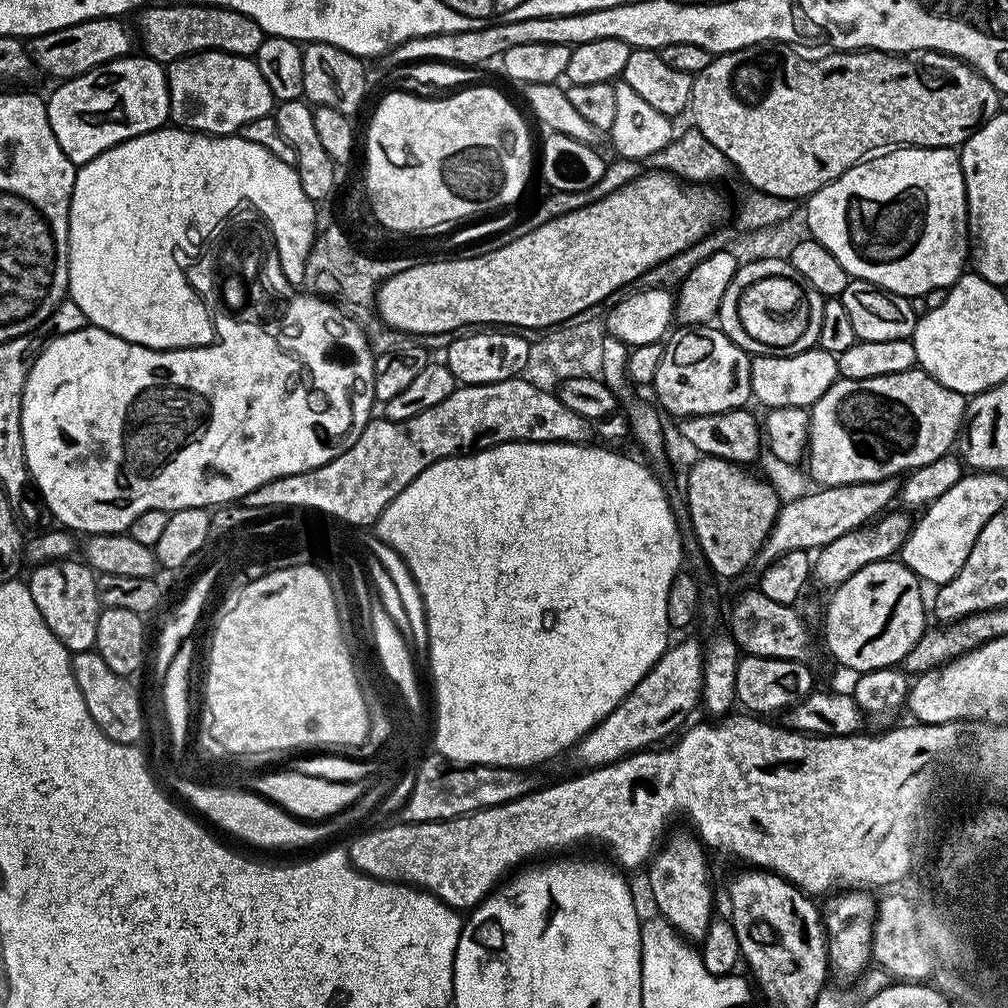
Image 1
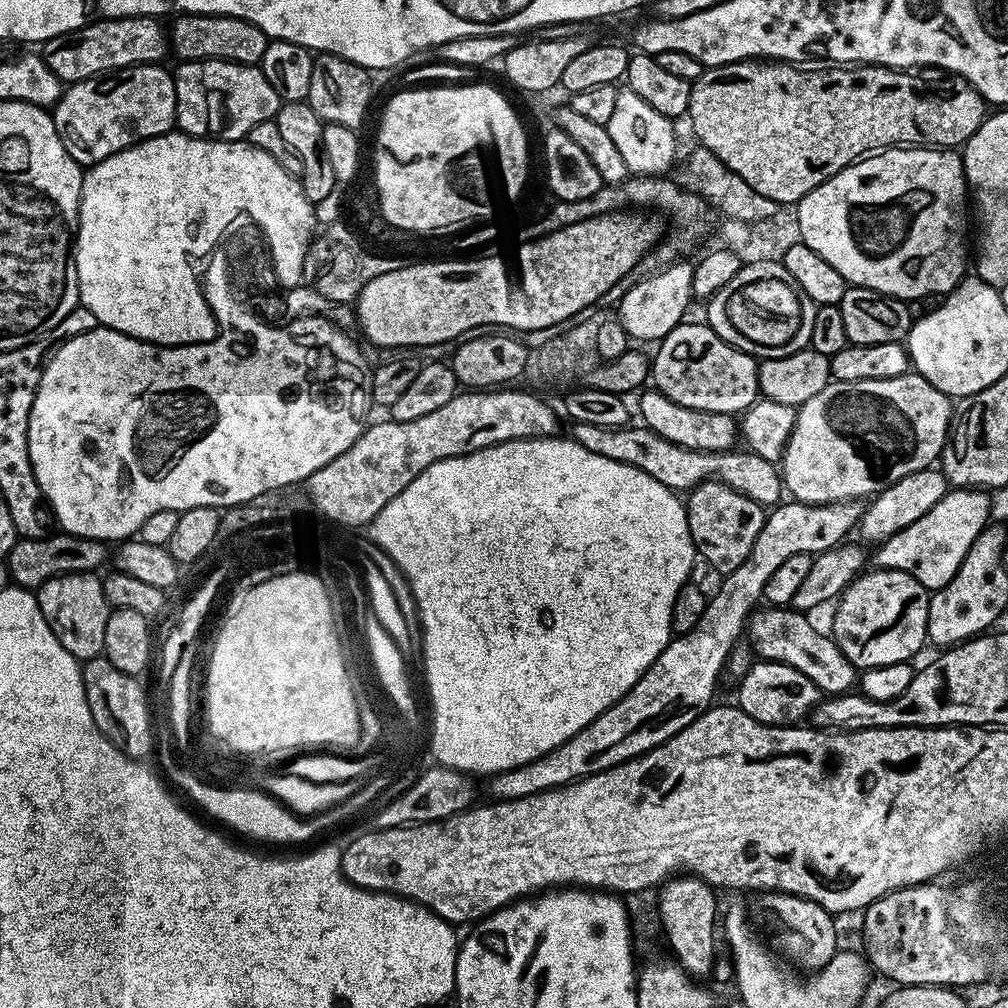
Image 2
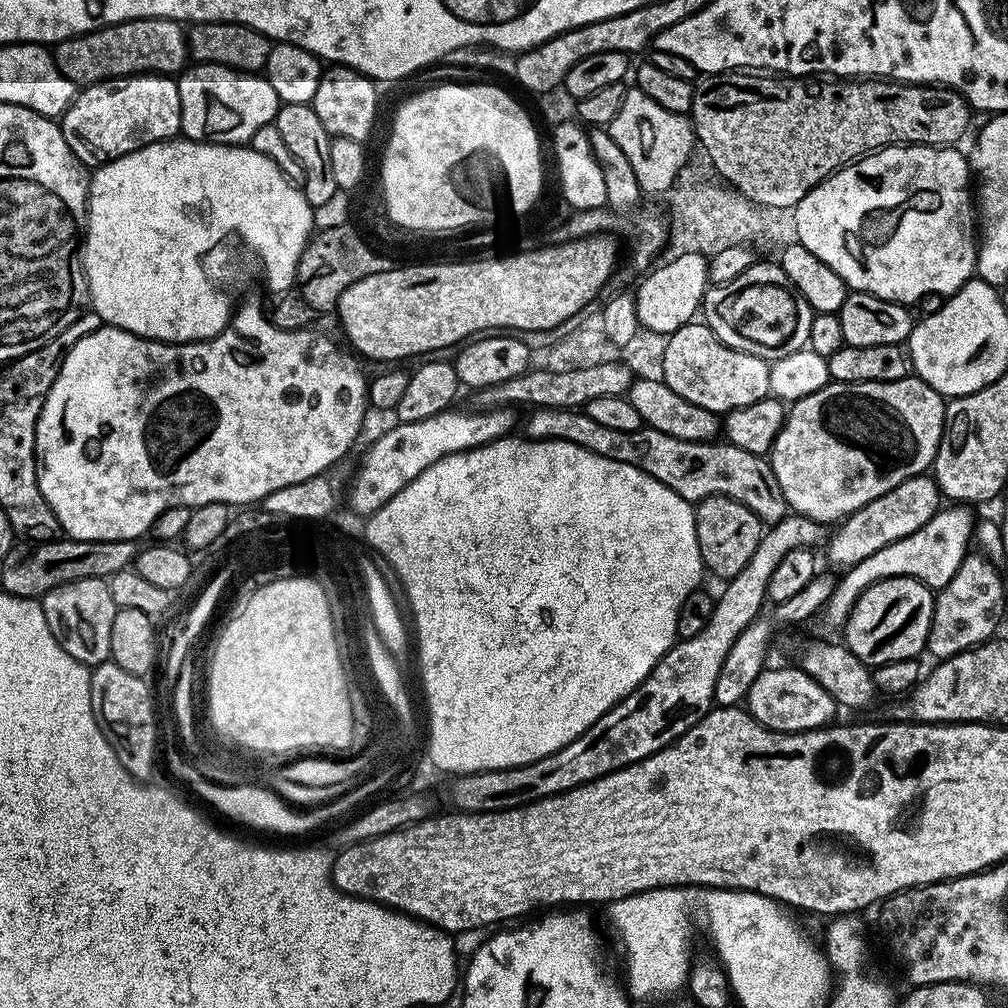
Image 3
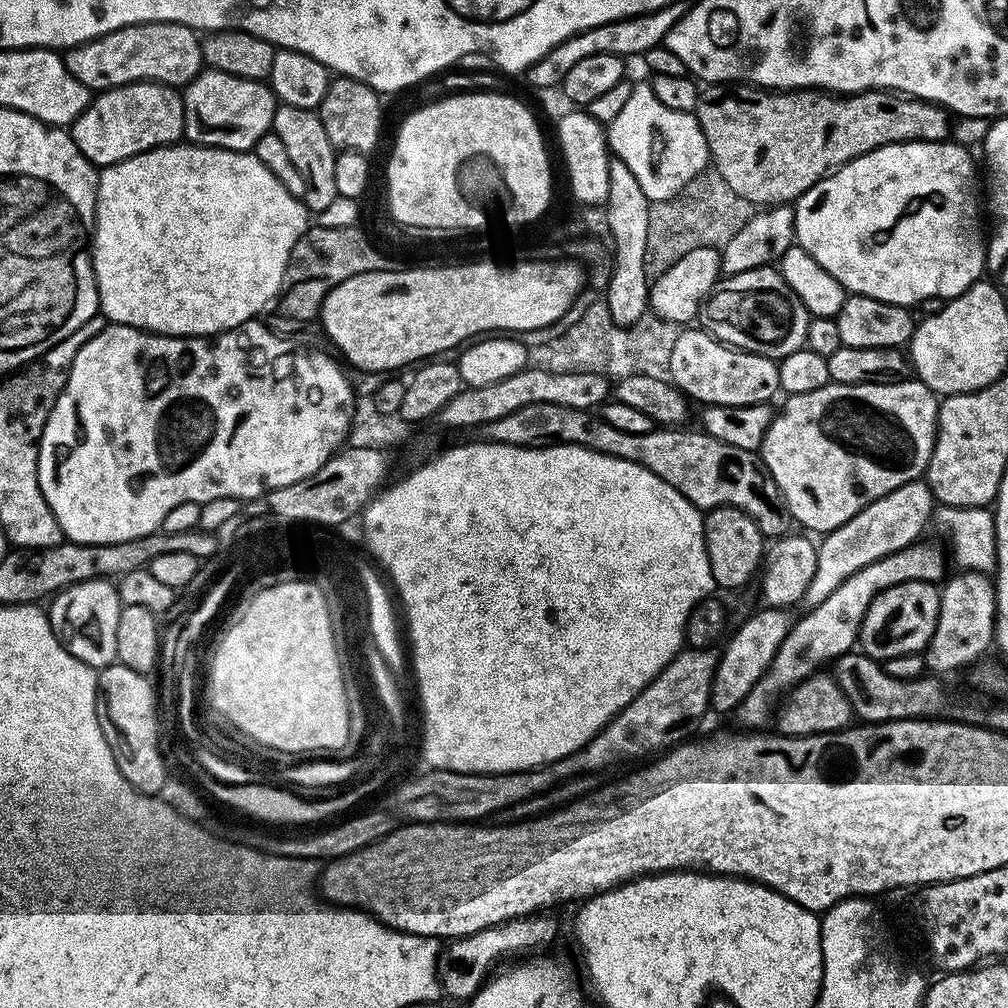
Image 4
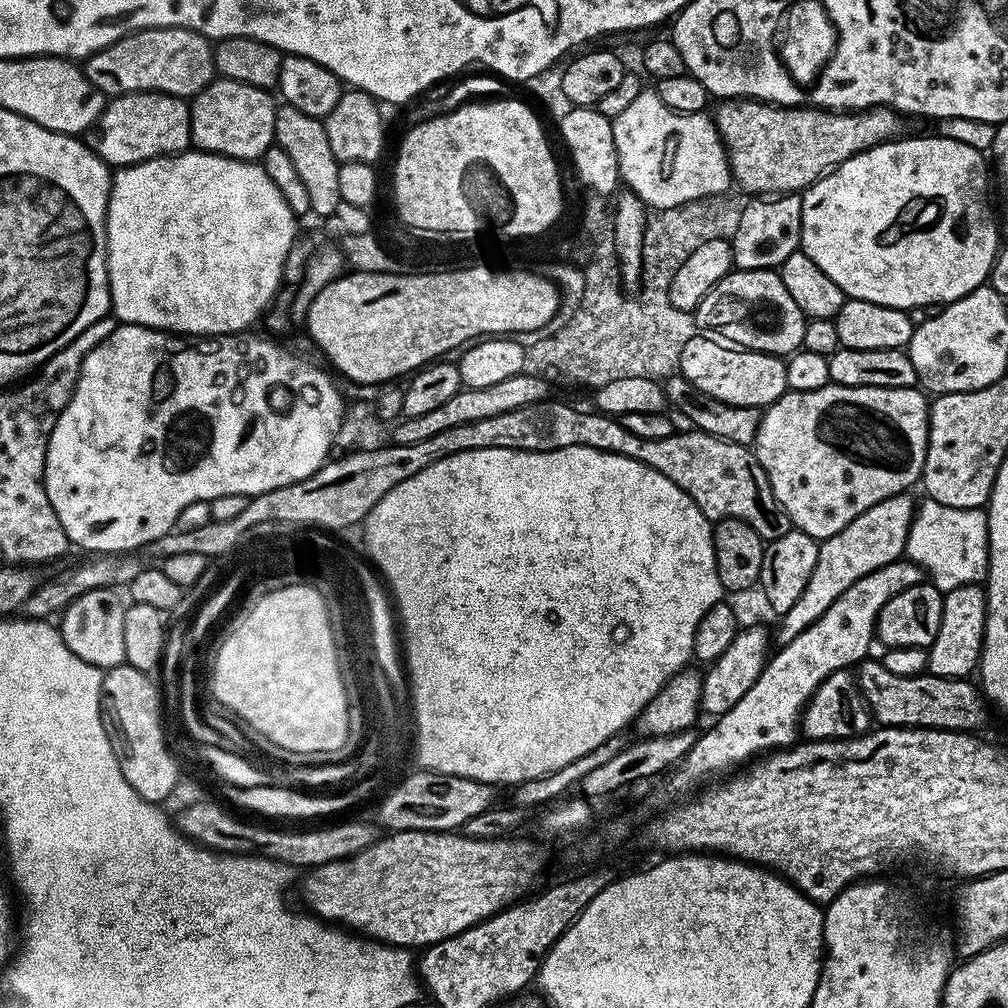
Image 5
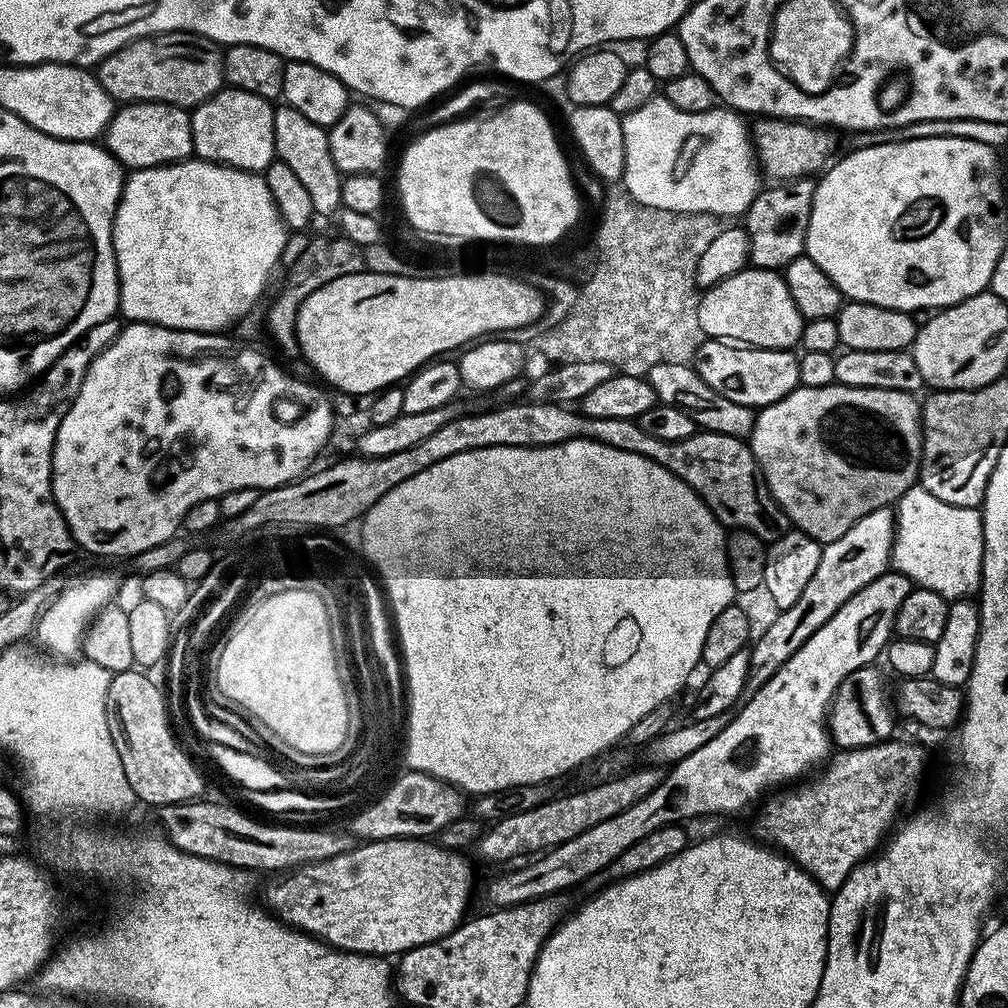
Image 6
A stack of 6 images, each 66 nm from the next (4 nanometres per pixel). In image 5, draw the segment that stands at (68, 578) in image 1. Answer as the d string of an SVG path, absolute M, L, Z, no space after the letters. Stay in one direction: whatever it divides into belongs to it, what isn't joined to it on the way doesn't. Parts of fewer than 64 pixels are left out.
M112 588L92 589L74 598L62 611L58 620L60 637L66 646L82 662L93 664L95 668L107 670L117 668L126 661L126 645L122 622L124 621L125 601L115 596Z

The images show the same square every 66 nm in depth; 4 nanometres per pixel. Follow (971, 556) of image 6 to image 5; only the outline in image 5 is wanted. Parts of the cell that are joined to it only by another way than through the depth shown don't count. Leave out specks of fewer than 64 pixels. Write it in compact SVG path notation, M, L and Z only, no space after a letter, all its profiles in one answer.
M927 498L919 501L908 535L907 559L923 568L939 592L967 584L983 585L988 578L988 514L984 508L955 508Z

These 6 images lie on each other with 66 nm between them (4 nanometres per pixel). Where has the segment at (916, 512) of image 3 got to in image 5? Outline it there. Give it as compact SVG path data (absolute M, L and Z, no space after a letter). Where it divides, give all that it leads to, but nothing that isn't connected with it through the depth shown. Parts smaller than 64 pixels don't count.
M900 492L870 506L870 510L858 514L854 522L820 544L818 566L814 566L814 574L810 574L810 582L806 582L806 590L802 590L802 598L798 598L798 602L794 602L794 606L790 606L790 610L779 617L781 645L789 644L798 638L798 634L802 634L802 630L822 618L822 614L826 614L832 603L846 594L846 590L850 590L858 578L866 578L866 574L892 564L905 555L910 526L918 507L917 501L912 501L910 497L908 492Z

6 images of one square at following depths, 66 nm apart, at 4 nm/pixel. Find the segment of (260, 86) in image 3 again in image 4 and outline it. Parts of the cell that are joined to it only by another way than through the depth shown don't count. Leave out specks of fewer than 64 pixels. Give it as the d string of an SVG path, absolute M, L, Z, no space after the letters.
M213 68L202 70L183 89L184 136L205 148L225 148L231 152L252 152L270 131L278 101L271 87L258 80L238 78Z

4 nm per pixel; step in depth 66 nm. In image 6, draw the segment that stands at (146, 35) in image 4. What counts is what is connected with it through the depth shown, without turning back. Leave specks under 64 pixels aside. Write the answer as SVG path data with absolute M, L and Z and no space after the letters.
M159 32L157 36L131 40L126 46L114 50L114 54L110 54L95 65L94 75L102 90L106 90L106 94L110 94L113 101L166 102L170 106L191 110L225 87L224 53L221 45L193 32Z

